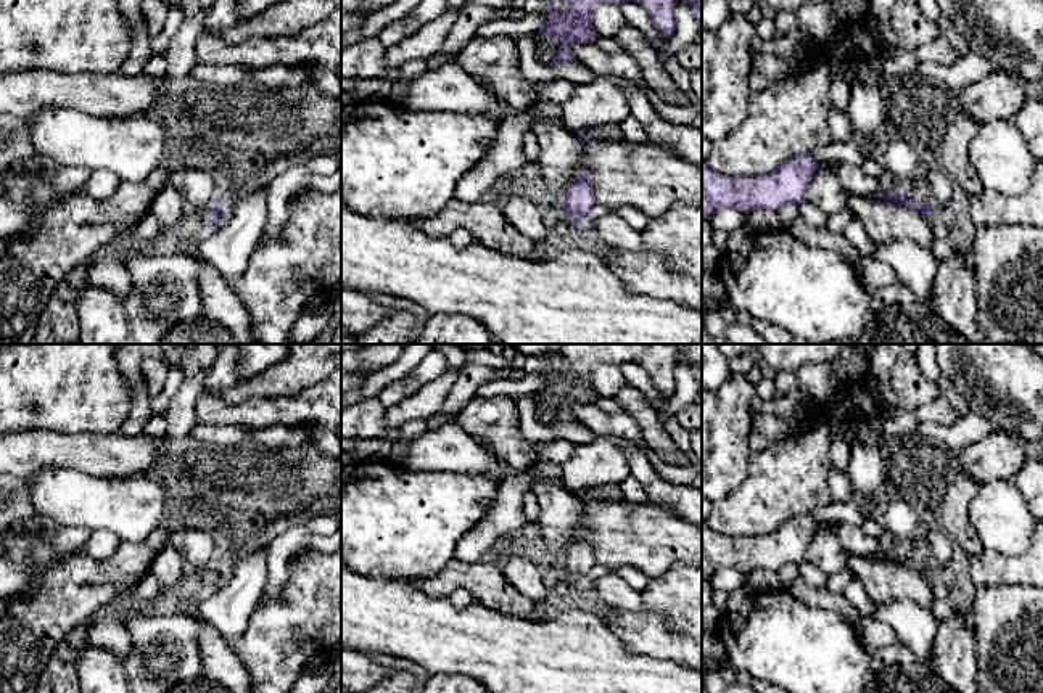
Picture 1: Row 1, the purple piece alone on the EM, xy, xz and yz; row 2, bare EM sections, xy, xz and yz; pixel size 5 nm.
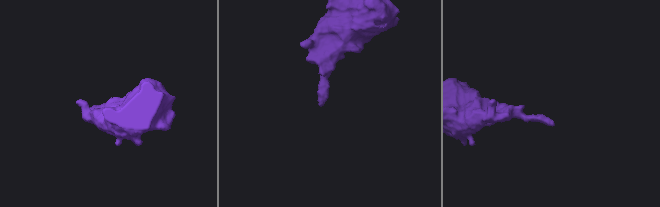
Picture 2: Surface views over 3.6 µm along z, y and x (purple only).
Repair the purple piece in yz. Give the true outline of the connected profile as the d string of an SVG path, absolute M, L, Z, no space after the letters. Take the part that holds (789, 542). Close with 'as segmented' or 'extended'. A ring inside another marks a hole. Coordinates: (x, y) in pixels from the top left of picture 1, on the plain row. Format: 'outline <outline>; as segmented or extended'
outline M800 515L782 523L776 531L758 535L728 535L702 526L702 577L732 568L750 574L755 569L779 571L784 564L805 561L819 523Z; as segmented

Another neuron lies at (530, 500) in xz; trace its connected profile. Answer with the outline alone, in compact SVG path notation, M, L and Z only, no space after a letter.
M528 490L523 495L523 511L528 516L530 523L539 521L539 503L538 503L538 497L533 490Z

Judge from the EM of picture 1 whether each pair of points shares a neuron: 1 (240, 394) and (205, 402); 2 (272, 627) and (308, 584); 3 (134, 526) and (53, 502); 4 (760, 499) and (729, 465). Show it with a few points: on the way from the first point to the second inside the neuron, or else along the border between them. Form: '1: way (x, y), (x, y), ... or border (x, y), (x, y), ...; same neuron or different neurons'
1: border (218, 394), (232, 402), (261, 397); different neurons
2: way (284, 616), (305, 595); same neuron
3: way (115, 507), (111, 504), (73, 502); same neuron
4: border (752, 452), (746, 479), (718, 500); different neurons

